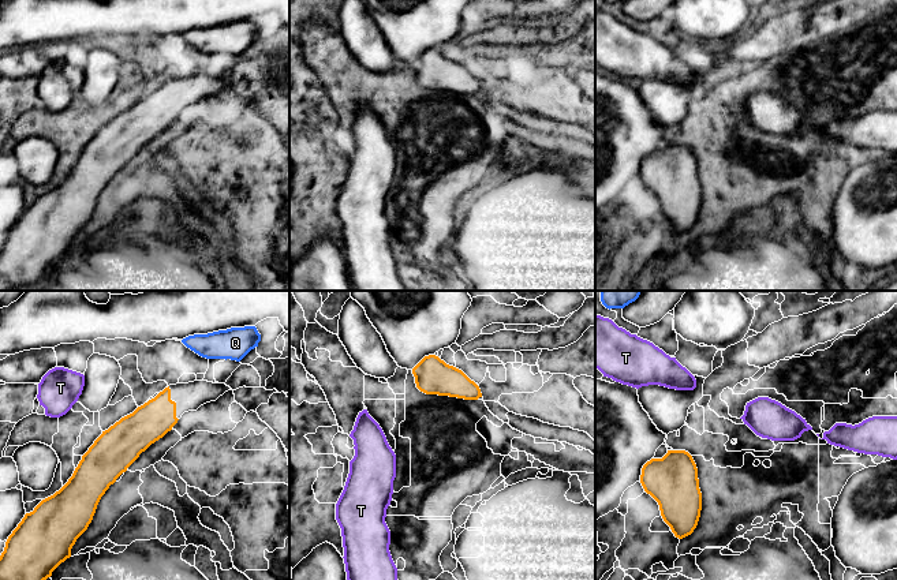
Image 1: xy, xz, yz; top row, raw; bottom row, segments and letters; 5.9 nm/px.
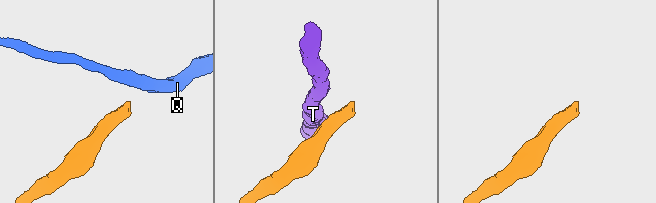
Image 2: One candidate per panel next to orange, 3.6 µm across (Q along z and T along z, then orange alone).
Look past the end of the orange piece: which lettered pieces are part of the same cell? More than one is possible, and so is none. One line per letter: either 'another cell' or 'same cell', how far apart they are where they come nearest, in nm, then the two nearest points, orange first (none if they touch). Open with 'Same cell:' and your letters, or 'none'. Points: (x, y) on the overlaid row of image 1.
Same cell: none
Q: another cell | 260 nm | xy (168, 386), (191, 350)
T: another cell | 240 nm | xy (103, 431), (71, 407)

